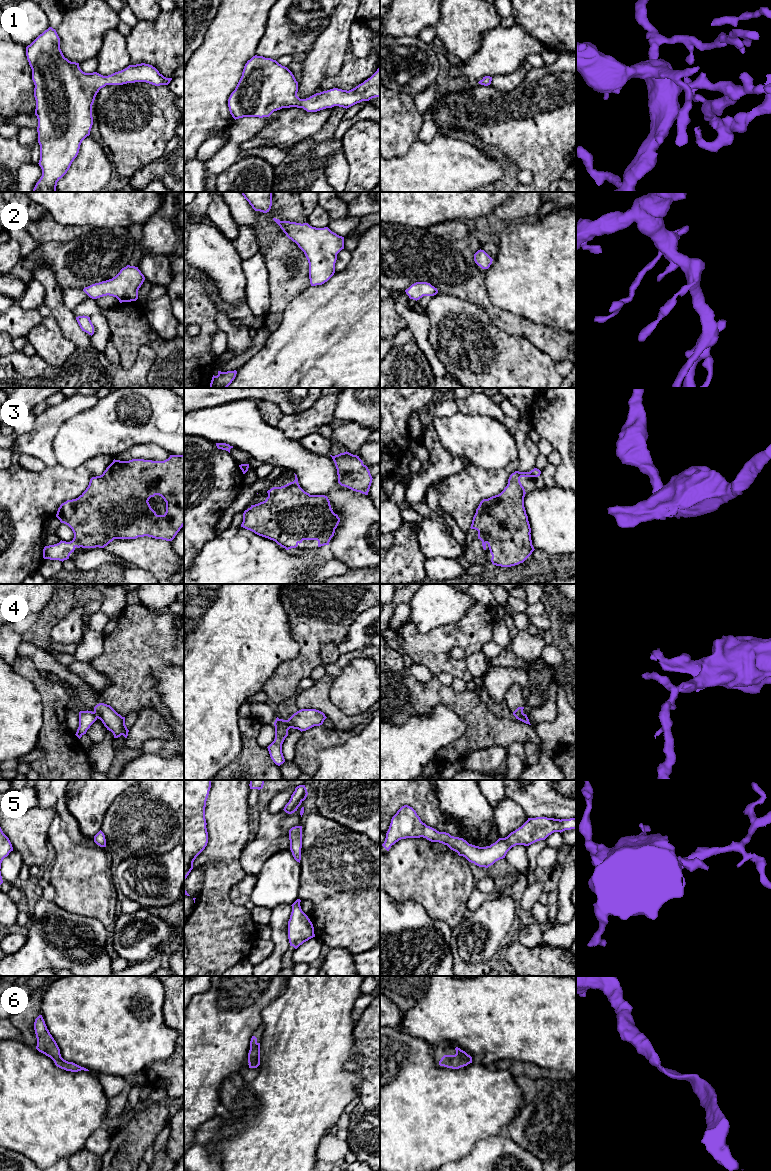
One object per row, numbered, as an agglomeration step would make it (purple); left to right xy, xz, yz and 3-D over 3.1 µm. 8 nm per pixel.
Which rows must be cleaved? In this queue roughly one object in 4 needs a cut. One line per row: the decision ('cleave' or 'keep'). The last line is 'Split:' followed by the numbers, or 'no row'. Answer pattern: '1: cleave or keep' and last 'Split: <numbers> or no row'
1: keep
2: keep
3: keep
4: cleave
5: keep
6: keep
Split: 4

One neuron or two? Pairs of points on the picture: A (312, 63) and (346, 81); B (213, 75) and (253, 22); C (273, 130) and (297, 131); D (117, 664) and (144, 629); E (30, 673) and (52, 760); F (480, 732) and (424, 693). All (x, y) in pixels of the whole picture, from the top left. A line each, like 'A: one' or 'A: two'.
A: two
B: one
C: one
D: one
E: one
F: one

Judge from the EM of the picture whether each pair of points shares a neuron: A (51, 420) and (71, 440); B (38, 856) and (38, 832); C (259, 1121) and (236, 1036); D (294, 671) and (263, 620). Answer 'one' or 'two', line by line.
A: two
B: one
C: two
D: two

